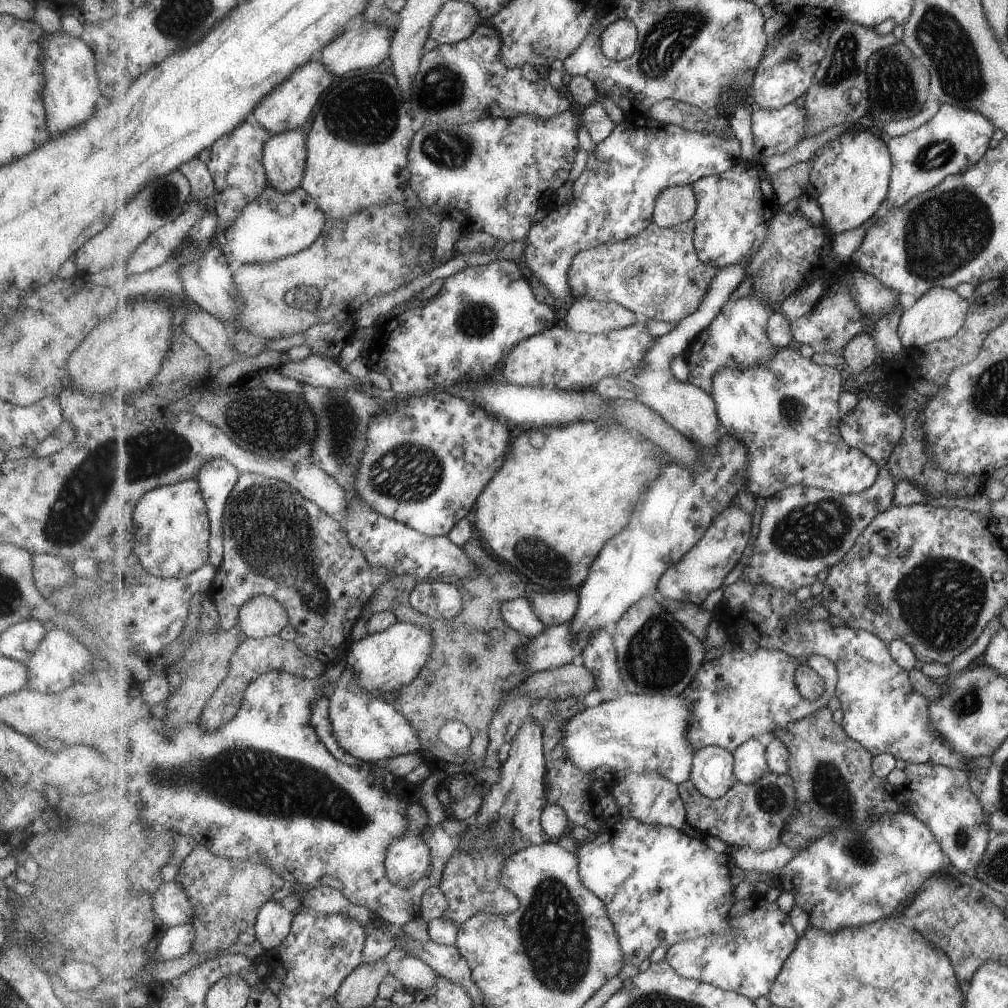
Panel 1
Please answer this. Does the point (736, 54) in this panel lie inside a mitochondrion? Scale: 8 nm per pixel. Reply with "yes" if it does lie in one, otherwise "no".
no

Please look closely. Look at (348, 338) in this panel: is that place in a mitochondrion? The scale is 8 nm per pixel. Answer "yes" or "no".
no

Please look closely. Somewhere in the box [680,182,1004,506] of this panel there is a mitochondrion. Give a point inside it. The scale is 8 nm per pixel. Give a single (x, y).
(943, 234)

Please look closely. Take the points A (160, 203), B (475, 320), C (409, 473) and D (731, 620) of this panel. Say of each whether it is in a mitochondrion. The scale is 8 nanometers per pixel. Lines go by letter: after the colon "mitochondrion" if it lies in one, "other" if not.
A: mitochondrion
B: mitochondrion
C: mitochondrion
D: other

